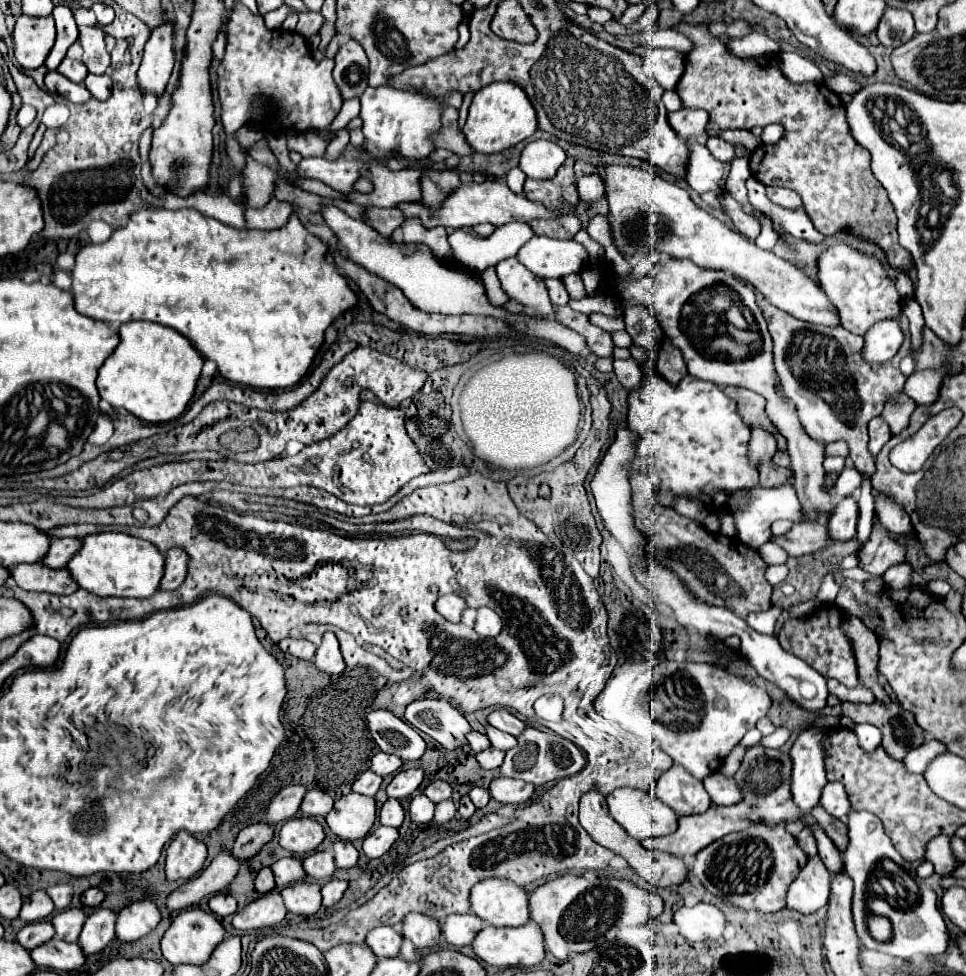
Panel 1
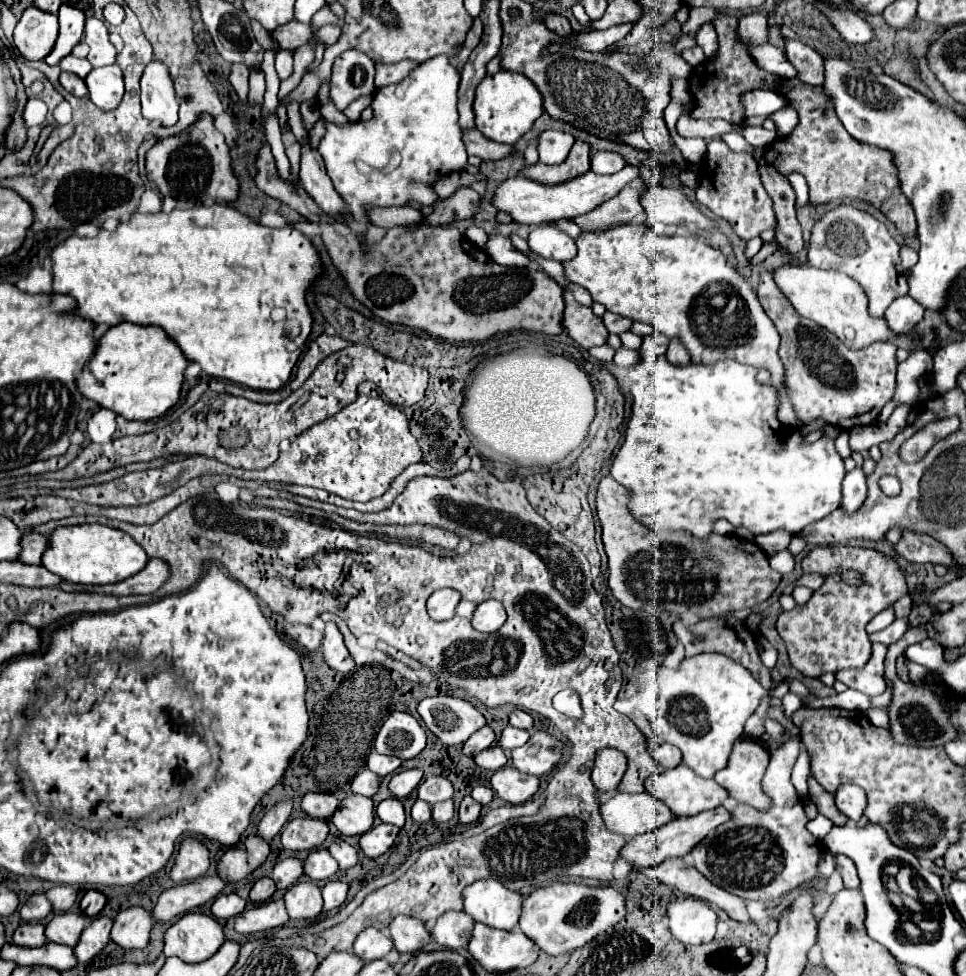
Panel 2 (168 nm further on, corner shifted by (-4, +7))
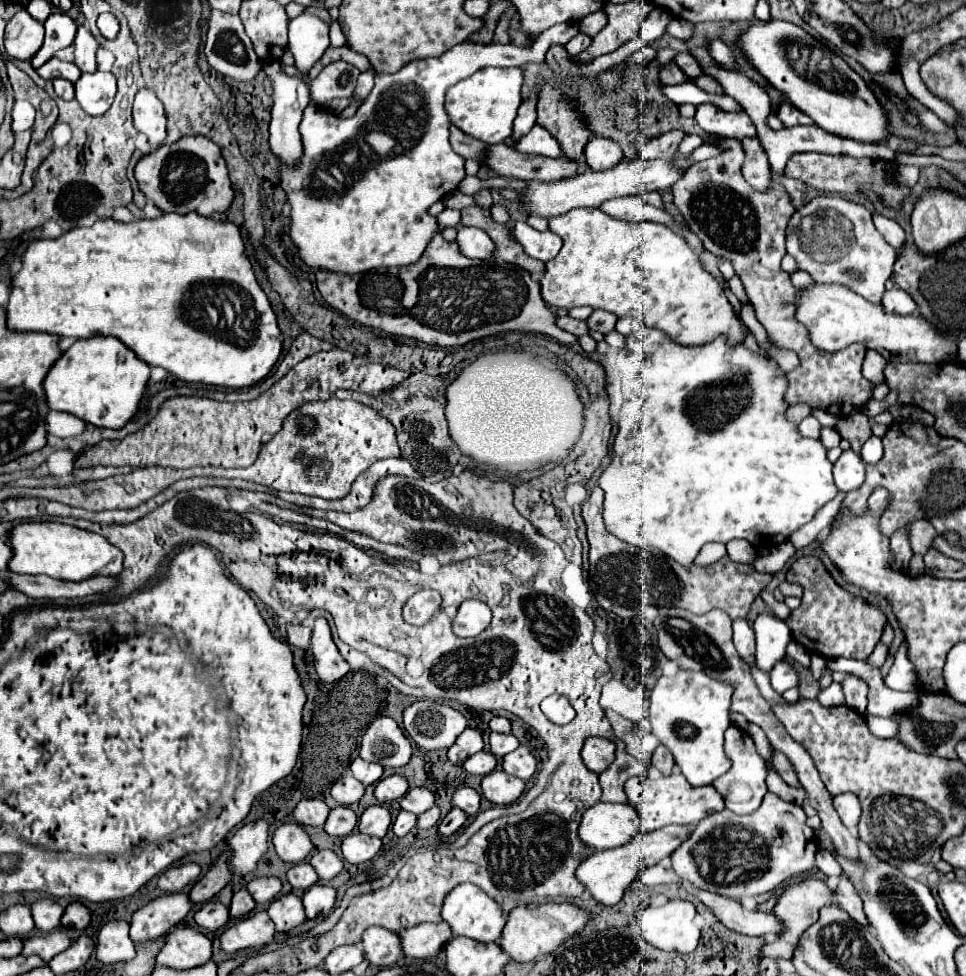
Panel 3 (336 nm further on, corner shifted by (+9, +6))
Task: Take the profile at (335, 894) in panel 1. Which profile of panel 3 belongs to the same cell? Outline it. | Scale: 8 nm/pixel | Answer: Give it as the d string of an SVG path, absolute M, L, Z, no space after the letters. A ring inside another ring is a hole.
M313 885L303 895L303 907L307 919L317 919L321 915L329 915L335 905L335 889L327 885Z

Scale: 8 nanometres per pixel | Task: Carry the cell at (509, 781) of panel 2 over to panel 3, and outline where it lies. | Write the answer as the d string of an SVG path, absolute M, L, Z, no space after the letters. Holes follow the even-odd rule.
M493 771L491 775L483 777L481 783L483 795L495 805L509 805L517 801L519 795L523 793L523 787L525 787L523 779L505 775L503 771Z

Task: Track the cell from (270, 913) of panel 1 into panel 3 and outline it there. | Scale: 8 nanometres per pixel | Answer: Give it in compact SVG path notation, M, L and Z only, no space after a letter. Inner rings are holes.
M257 911L245 919L235 921L221 933L221 949L225 953L237 953L243 949L261 949L273 941L275 925L267 911Z

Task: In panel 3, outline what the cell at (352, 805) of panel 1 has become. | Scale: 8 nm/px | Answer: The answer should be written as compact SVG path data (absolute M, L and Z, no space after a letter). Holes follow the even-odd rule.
M337 807L331 809L323 829L333 837L347 837L355 829L355 825L357 825L357 815L349 807Z

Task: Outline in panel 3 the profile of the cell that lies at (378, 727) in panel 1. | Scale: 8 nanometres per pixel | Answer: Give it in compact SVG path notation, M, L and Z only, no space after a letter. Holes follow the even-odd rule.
M379 717L369 725L367 733L363 735L359 757L369 763L381 763L383 767L403 767L411 757L411 743L391 717Z

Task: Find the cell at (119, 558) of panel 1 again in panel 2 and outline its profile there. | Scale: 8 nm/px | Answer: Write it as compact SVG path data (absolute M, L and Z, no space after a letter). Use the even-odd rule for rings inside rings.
M82 524L58 528L50 534L50 548L42 556L42 566L52 574L62 576L62 580L72 584L116 584L134 574L138 574L146 564L148 556L144 548L126 532L102 526L102 524Z

